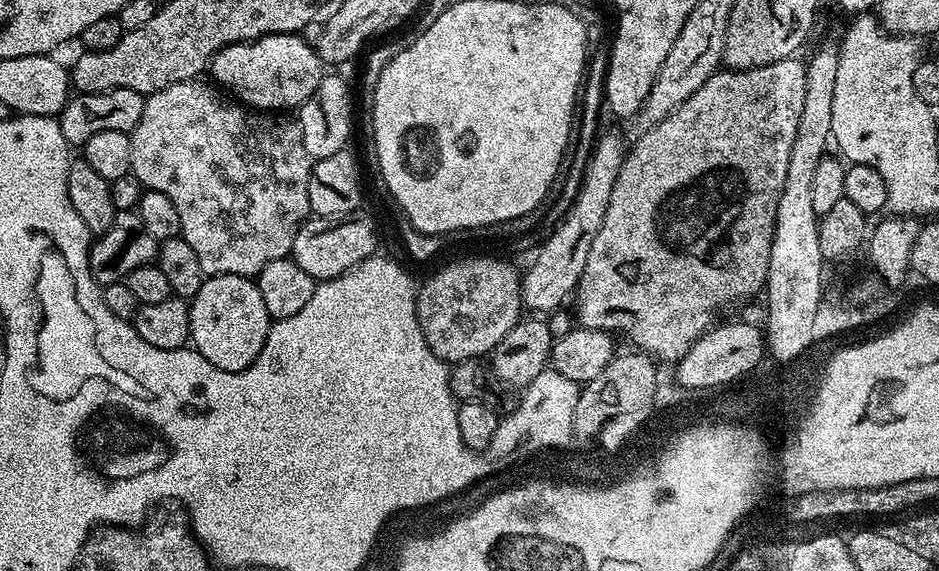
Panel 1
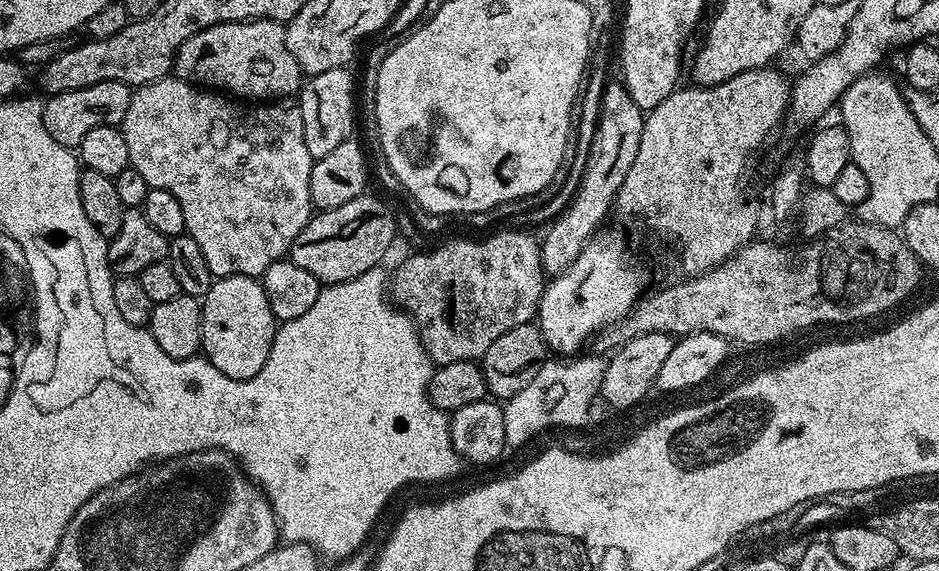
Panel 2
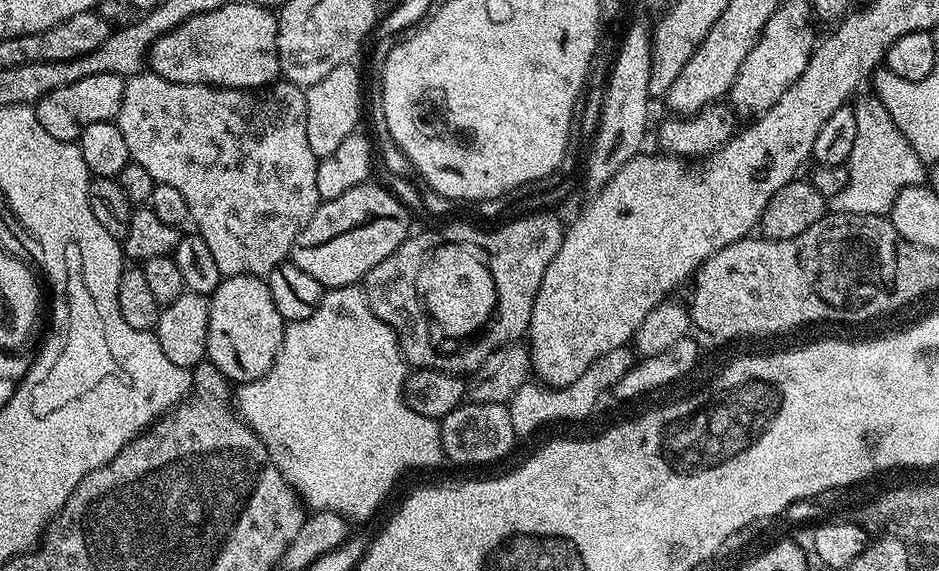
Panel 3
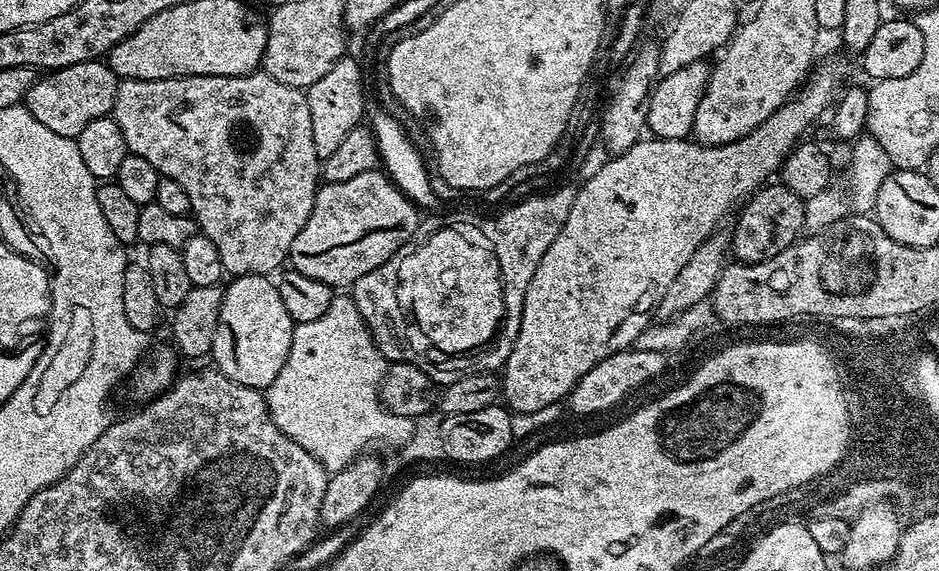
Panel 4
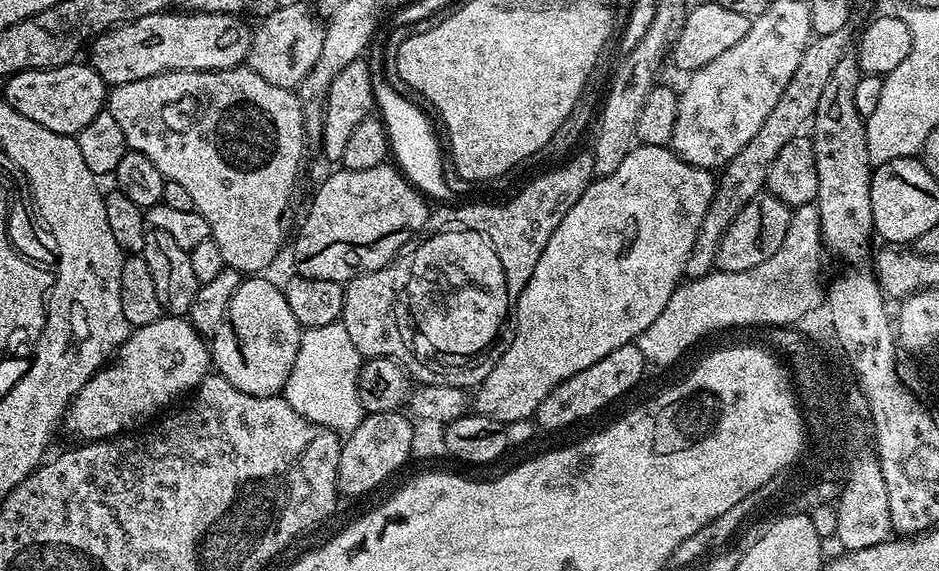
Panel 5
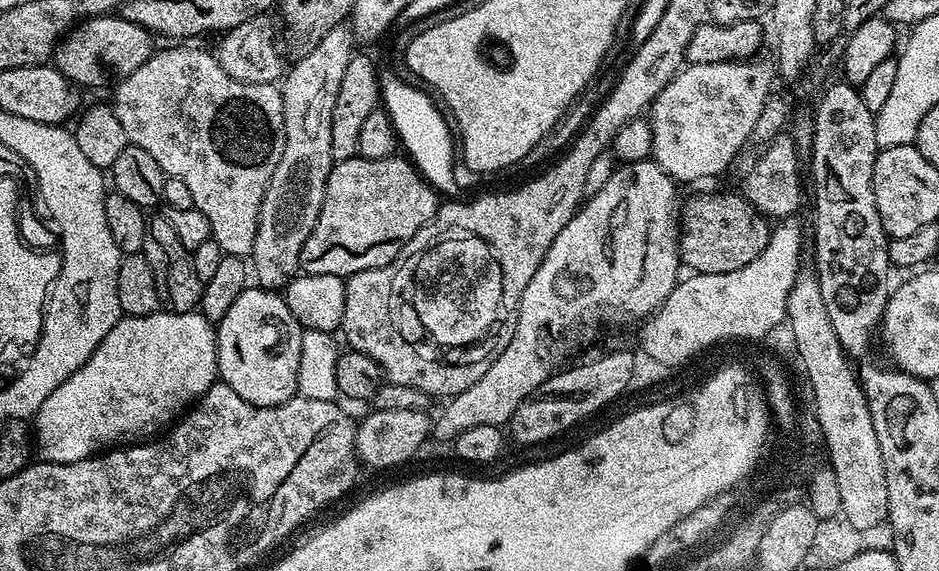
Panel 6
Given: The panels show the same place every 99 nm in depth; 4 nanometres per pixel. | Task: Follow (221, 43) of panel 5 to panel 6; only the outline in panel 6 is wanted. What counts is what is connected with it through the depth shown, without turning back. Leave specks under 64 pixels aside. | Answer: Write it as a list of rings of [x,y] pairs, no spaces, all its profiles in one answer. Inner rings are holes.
[[[119,14],[96,16],[92,20],[77,23],[72,31],[56,45],[54,67],[81,89],[104,88],[108,83],[119,82],[134,74],[142,62],[154,54],[153,33],[142,26],[124,19]]]

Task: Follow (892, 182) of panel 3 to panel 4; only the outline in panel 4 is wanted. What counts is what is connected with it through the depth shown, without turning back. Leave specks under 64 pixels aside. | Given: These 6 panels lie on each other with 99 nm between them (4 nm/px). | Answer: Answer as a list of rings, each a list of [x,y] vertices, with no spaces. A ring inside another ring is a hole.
[[[863,135],[851,145],[852,157],[848,160],[848,177],[844,180],[844,189],[830,186],[822,194],[814,194],[804,201],[804,232],[811,234],[826,230],[834,222],[849,214],[868,214],[875,209],[878,190],[882,182],[894,171],[886,150],[873,136]]]

